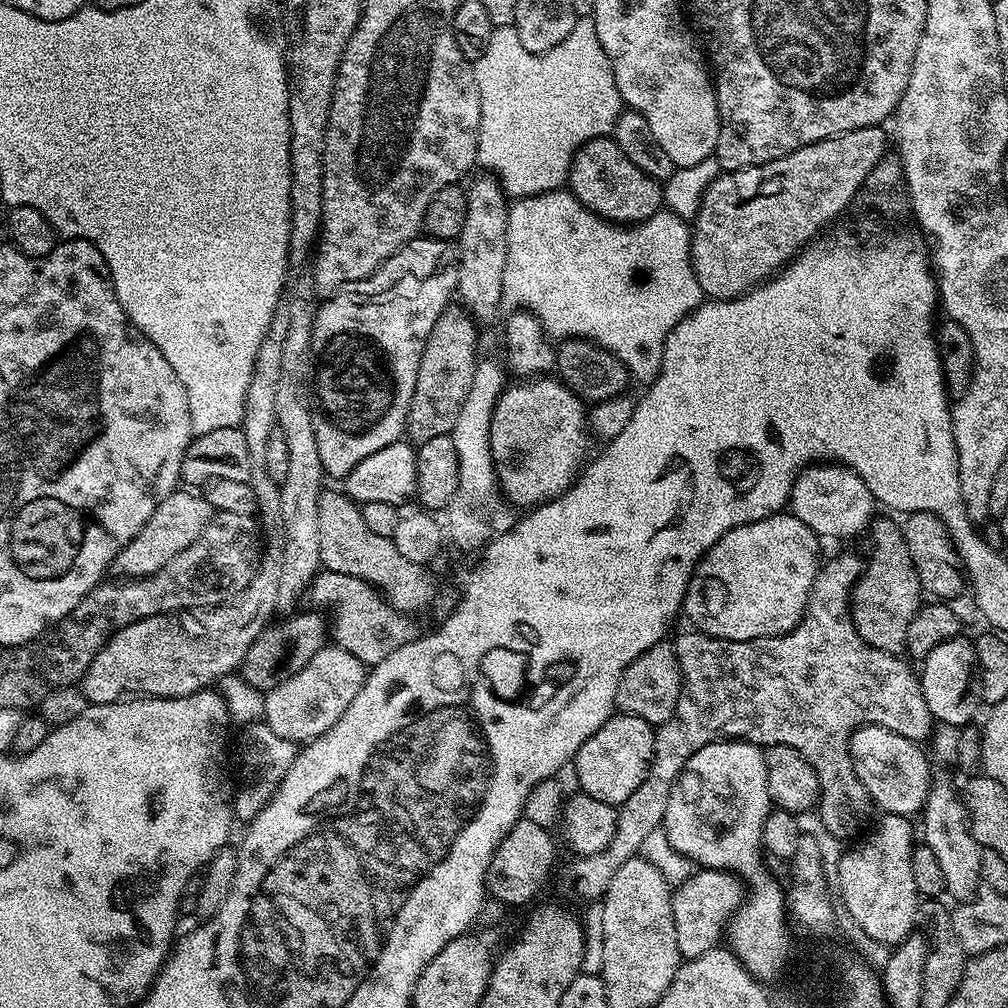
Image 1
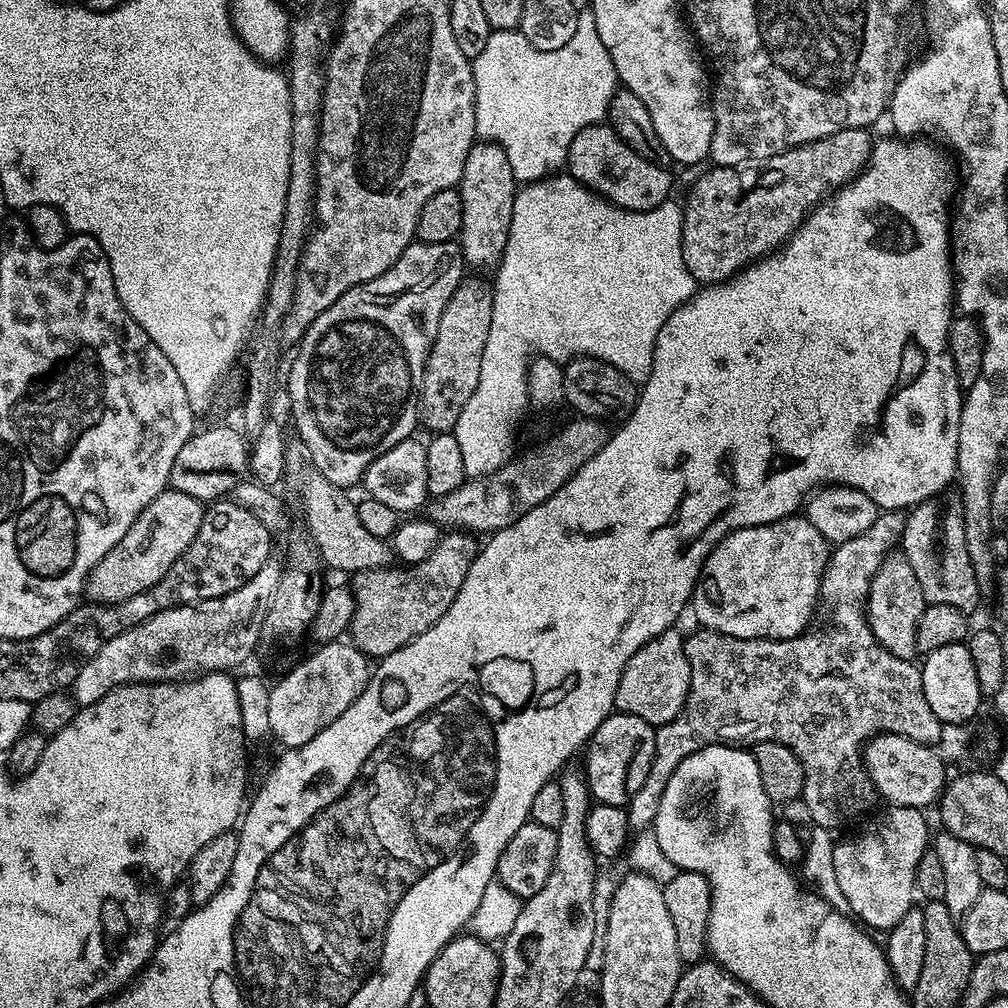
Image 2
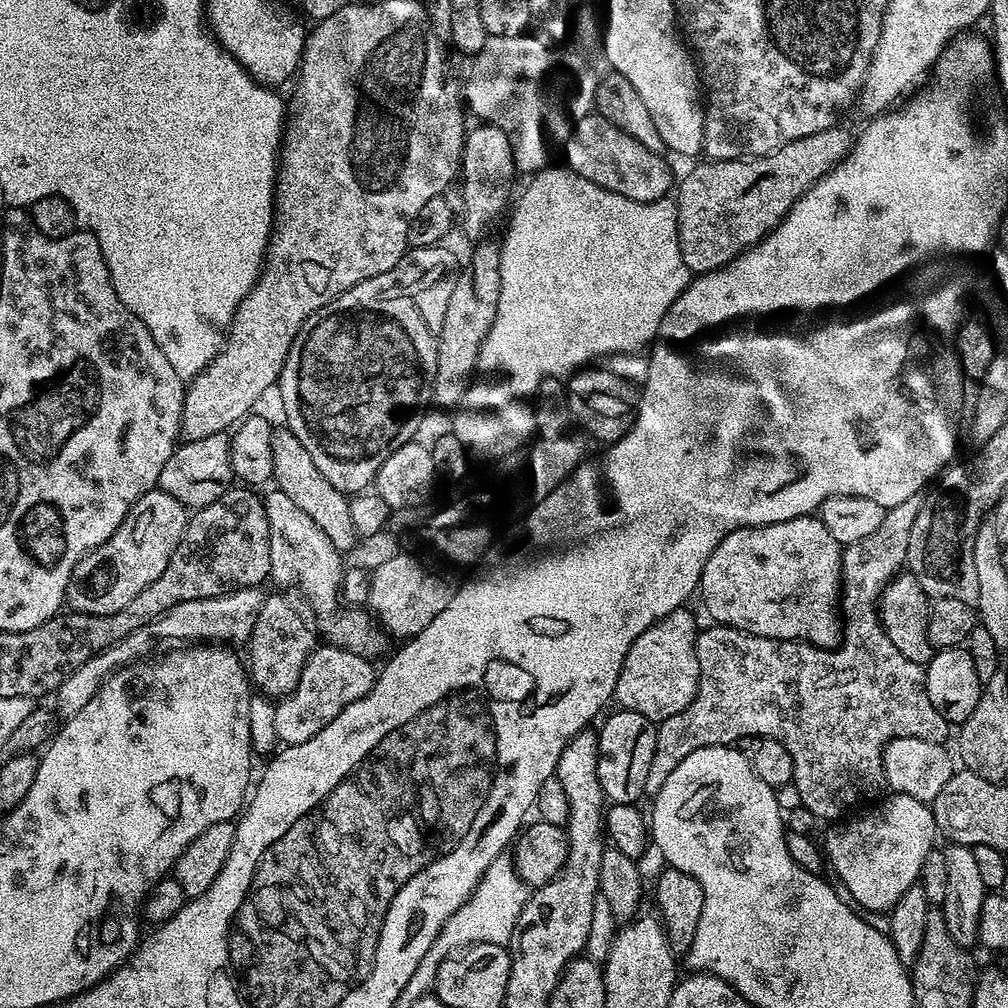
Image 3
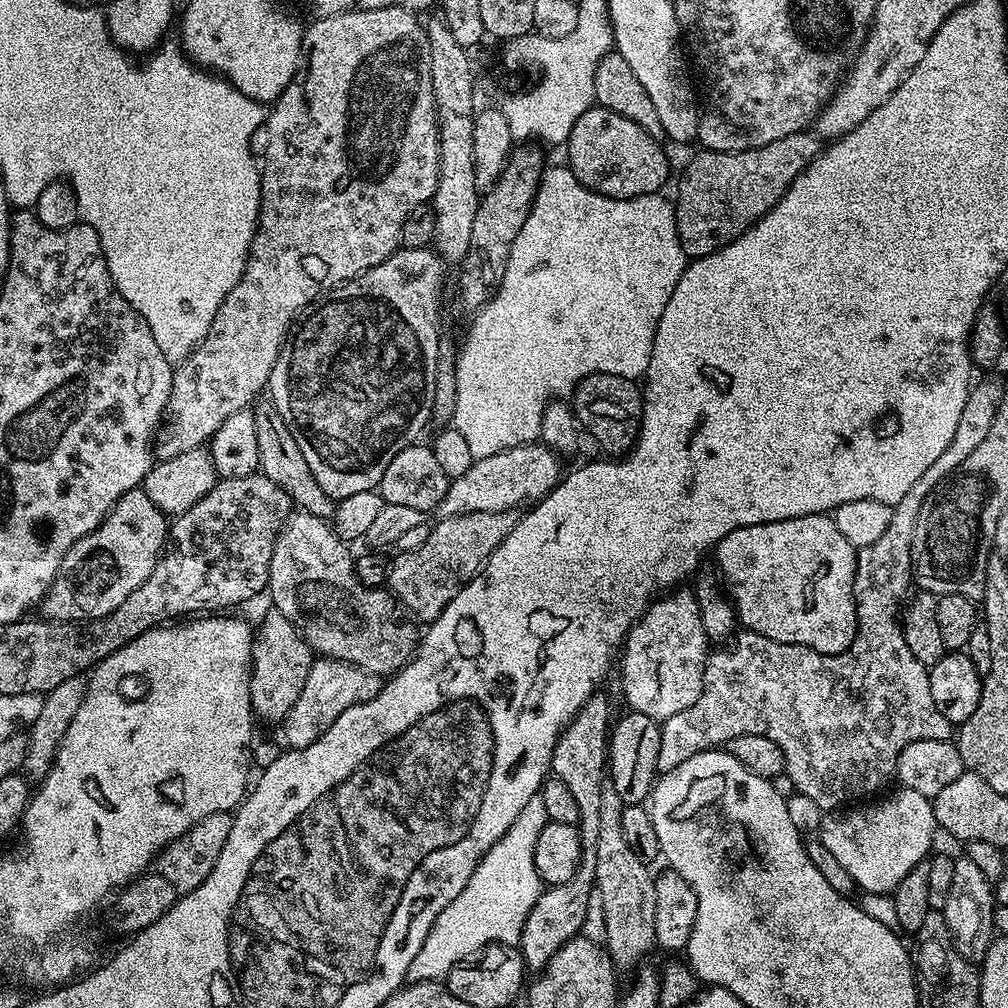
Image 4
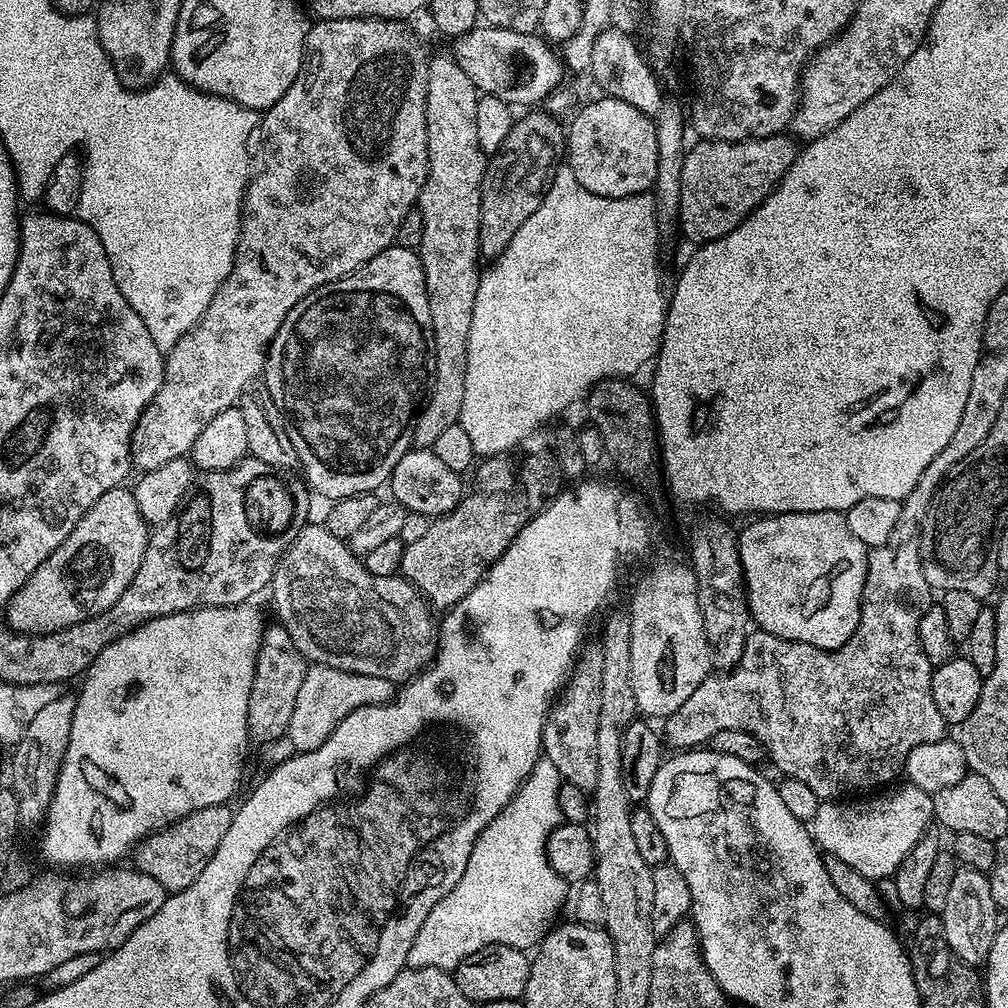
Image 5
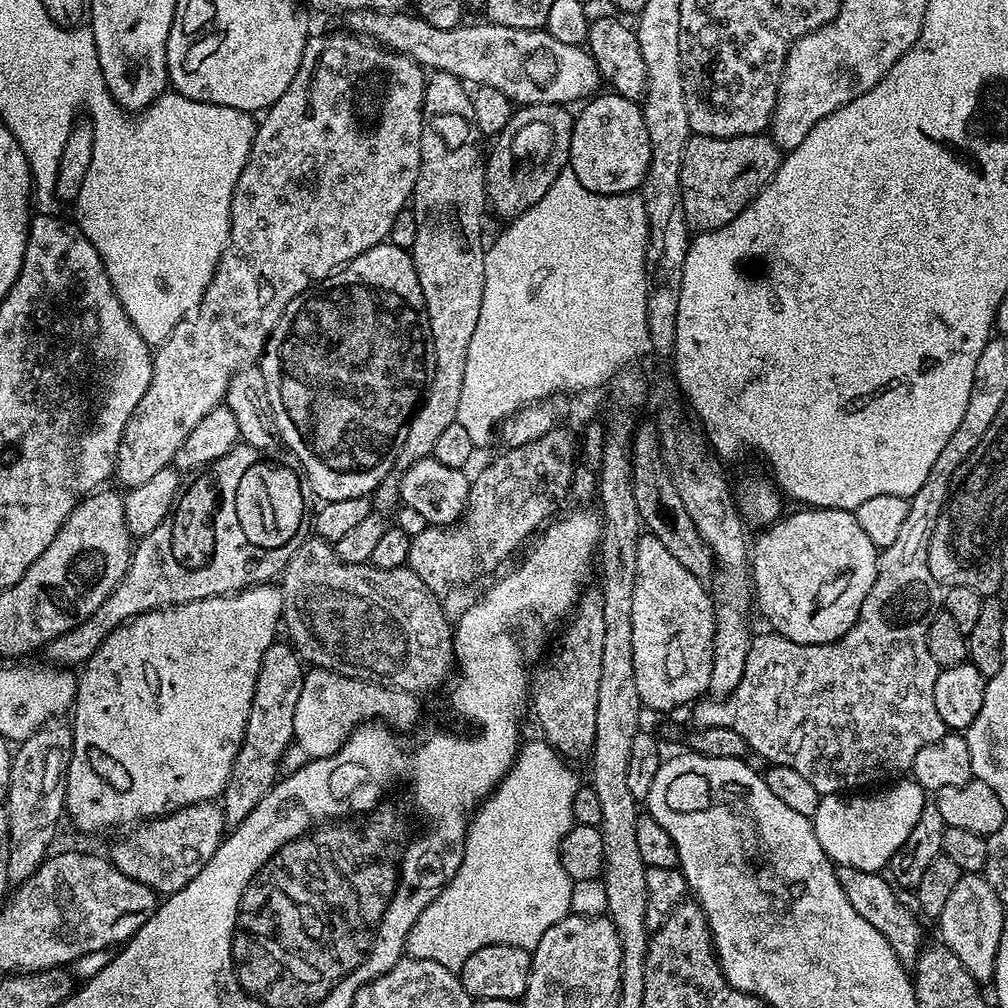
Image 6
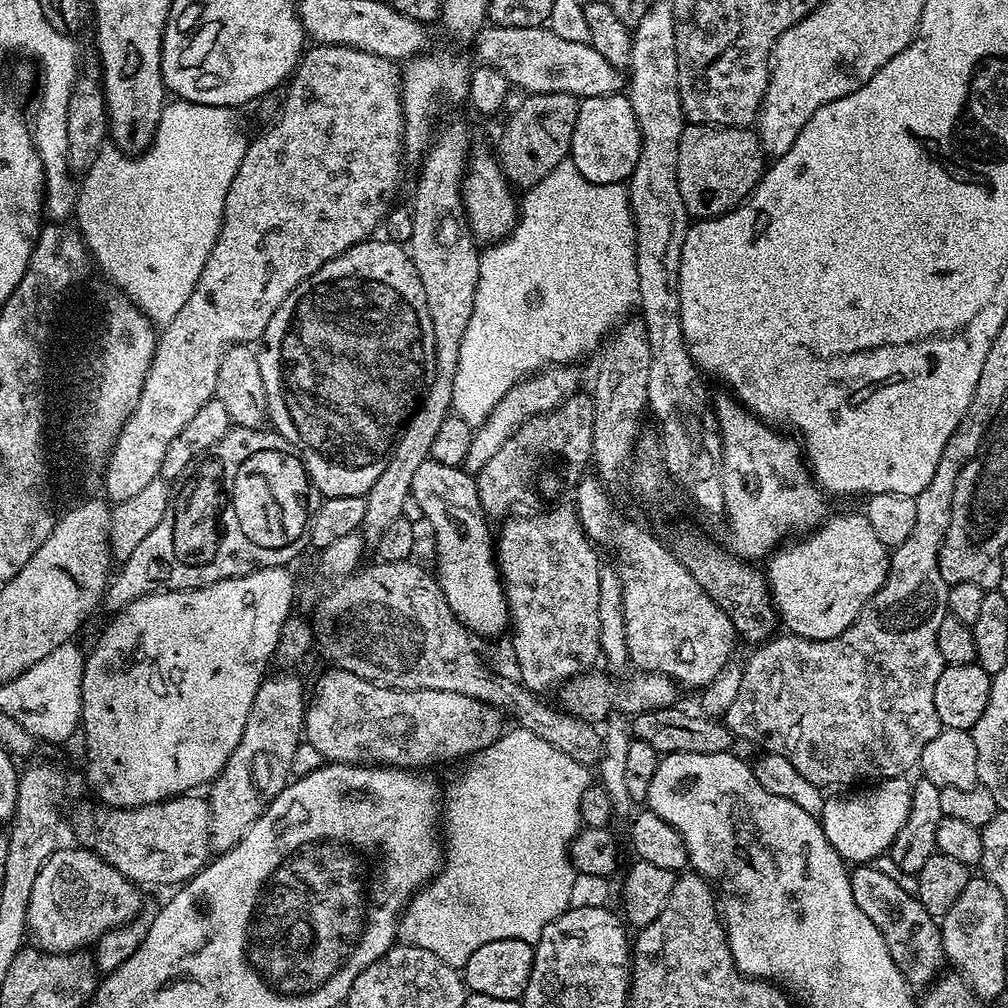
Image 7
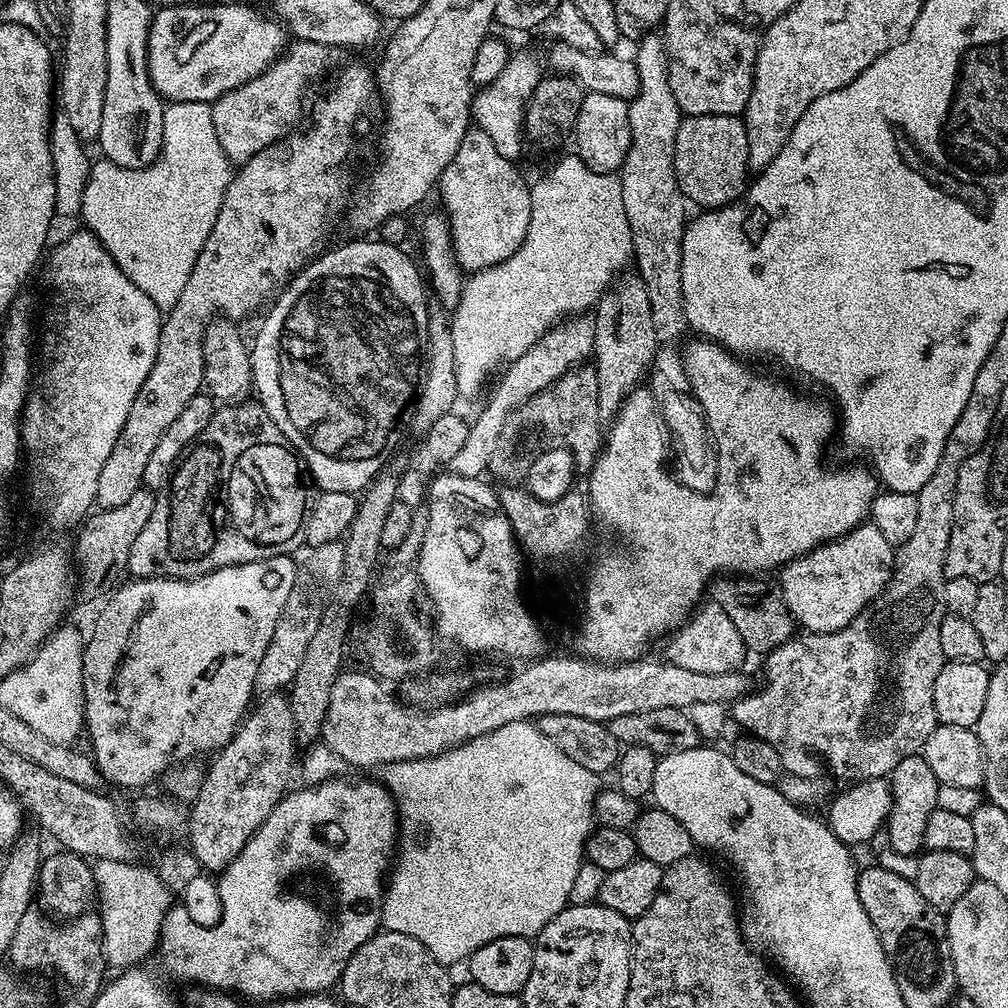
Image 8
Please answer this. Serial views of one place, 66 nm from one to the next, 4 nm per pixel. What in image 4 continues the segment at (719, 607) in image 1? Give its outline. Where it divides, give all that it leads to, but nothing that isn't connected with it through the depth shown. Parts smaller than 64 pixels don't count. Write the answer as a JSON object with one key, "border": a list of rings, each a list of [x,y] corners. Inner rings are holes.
{"border":[[[821,514],[819,516],[799,516],[789,520],[779,520],[778,522],[766,522],[765,524],[755,524],[734,530],[726,534],[714,549],[716,564],[720,567],[720,572],[724,575],[724,580],[728,583],[726,587],[730,603],[736,609],[736,619],[747,631],[757,632],[774,642],[786,642],[787,644],[805,644],[807,648],[812,648],[816,652],[821,652],[827,656],[842,654],[854,642],[856,637],[856,603],[852,587],[854,586],[854,570],[856,569],[857,548],[850,542],[846,542],[846,537],[834,526],[831,515]]]}

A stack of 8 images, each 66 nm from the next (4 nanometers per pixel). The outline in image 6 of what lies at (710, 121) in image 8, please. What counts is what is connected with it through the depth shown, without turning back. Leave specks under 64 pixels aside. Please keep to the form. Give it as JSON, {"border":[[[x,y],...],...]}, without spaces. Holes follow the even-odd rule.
{"border":[[[768,134],[730,138],[689,135],[680,175],[682,210],[689,229],[693,233],[709,232],[734,222],[734,218],[738,218],[745,206],[774,178],[781,159],[781,148]]]}

